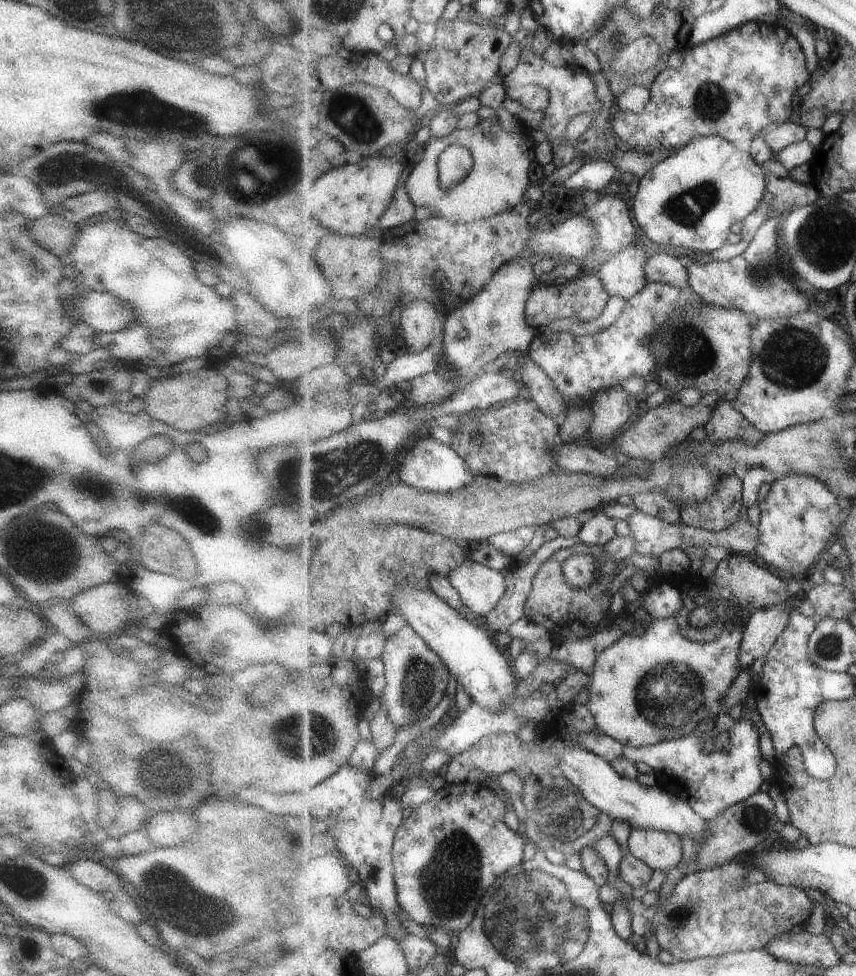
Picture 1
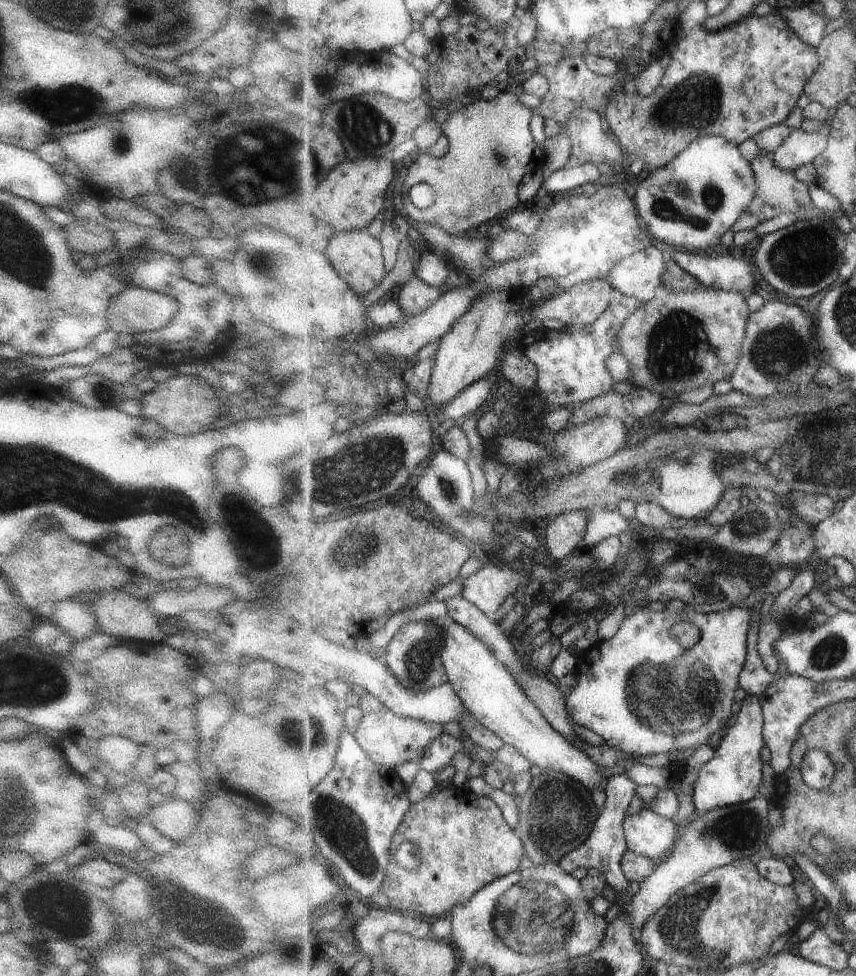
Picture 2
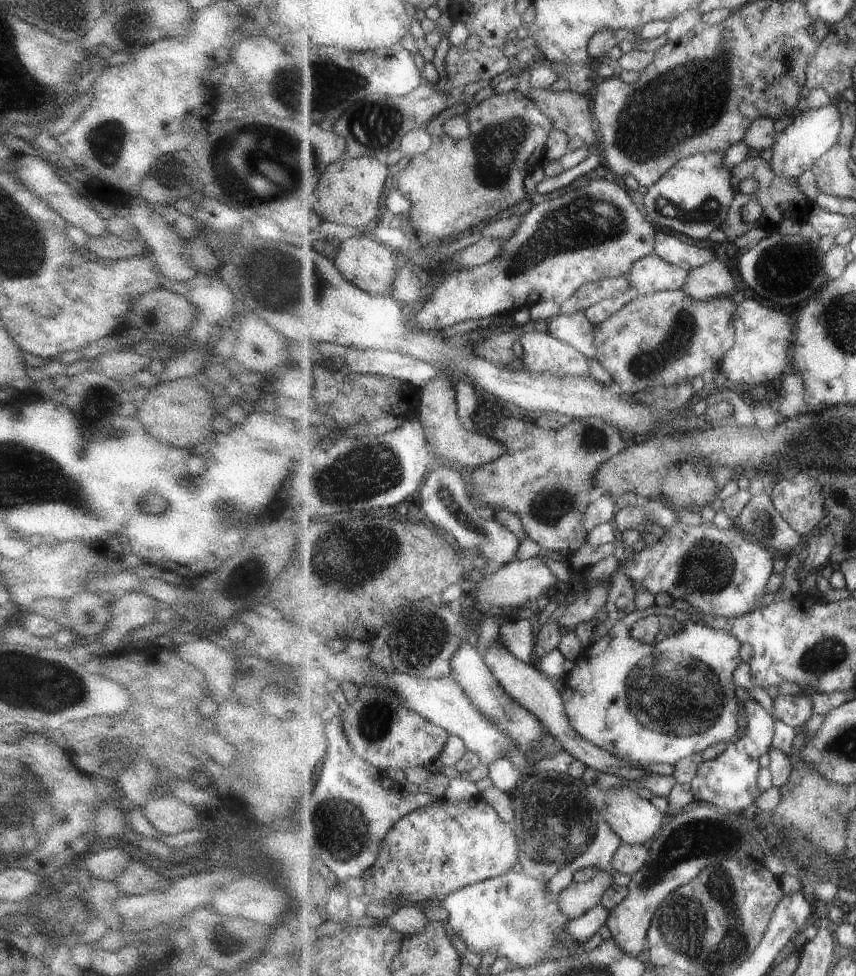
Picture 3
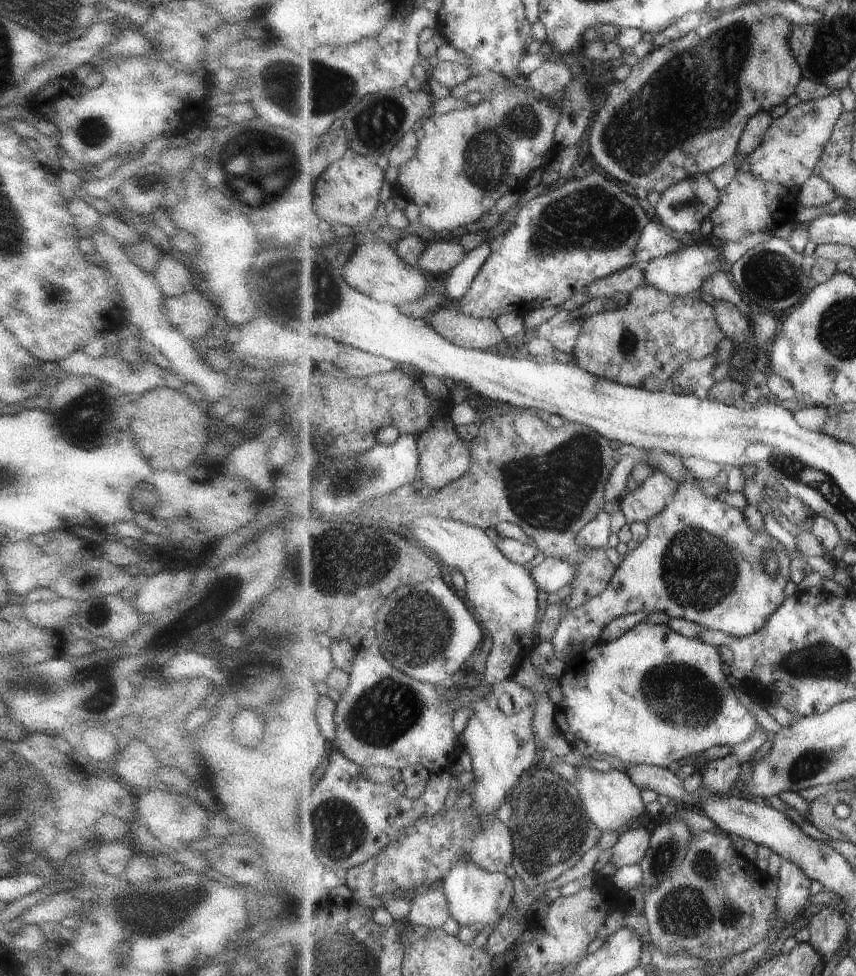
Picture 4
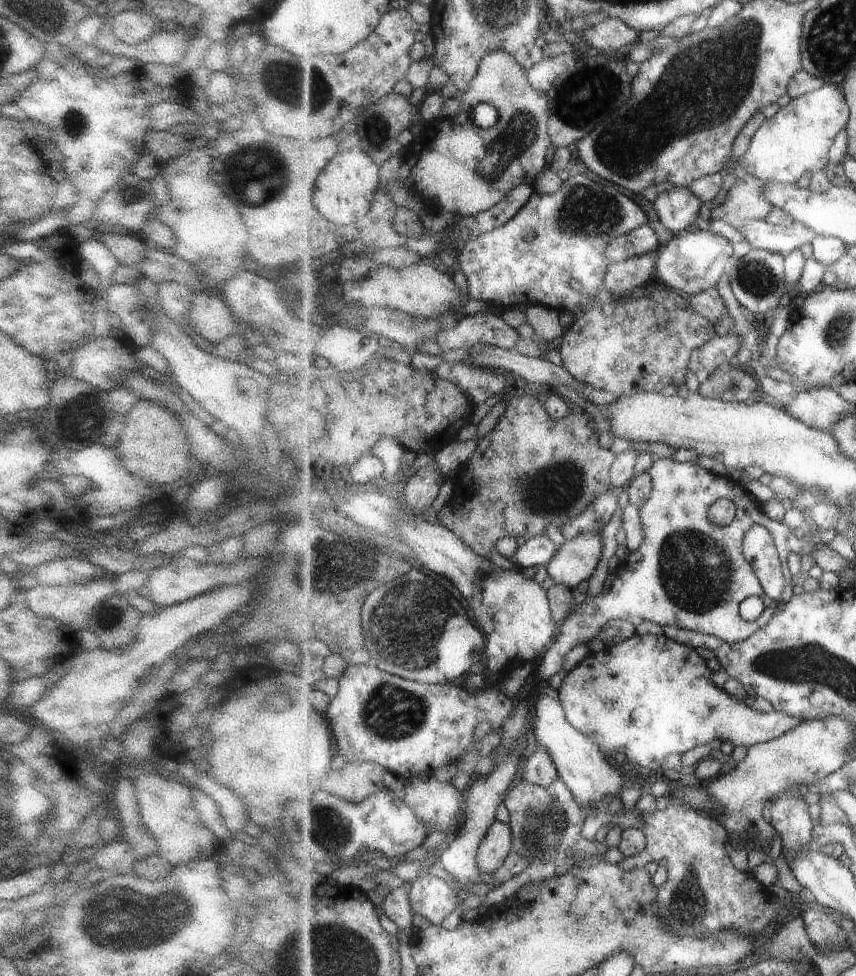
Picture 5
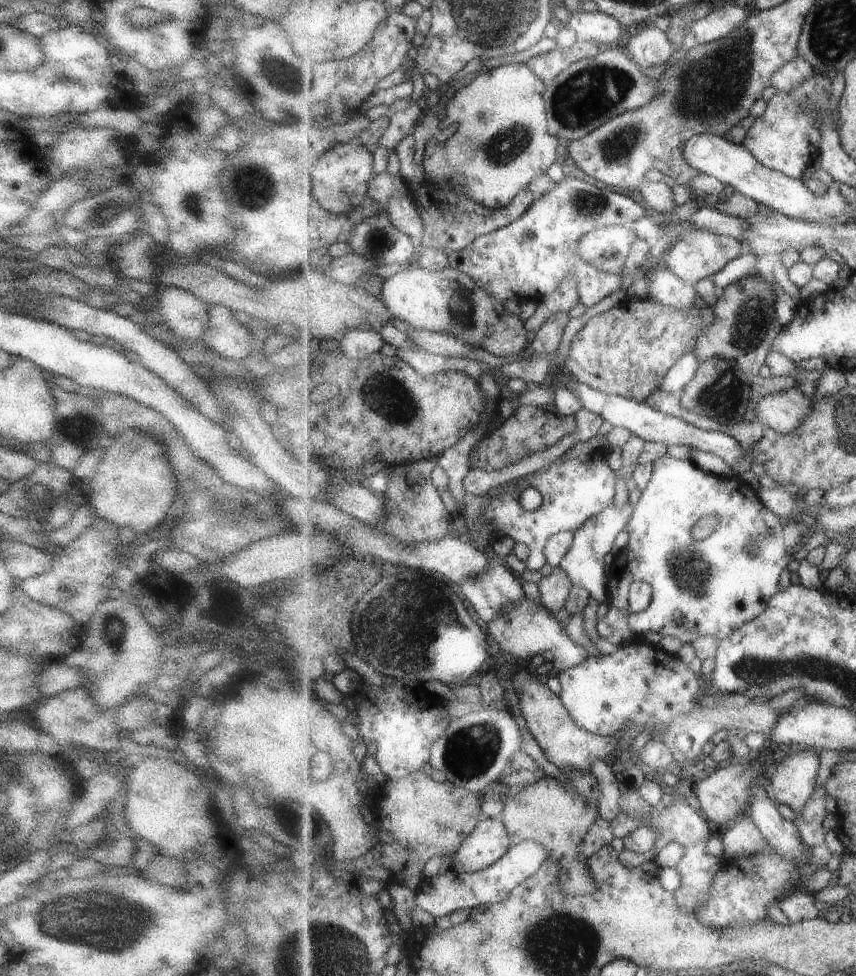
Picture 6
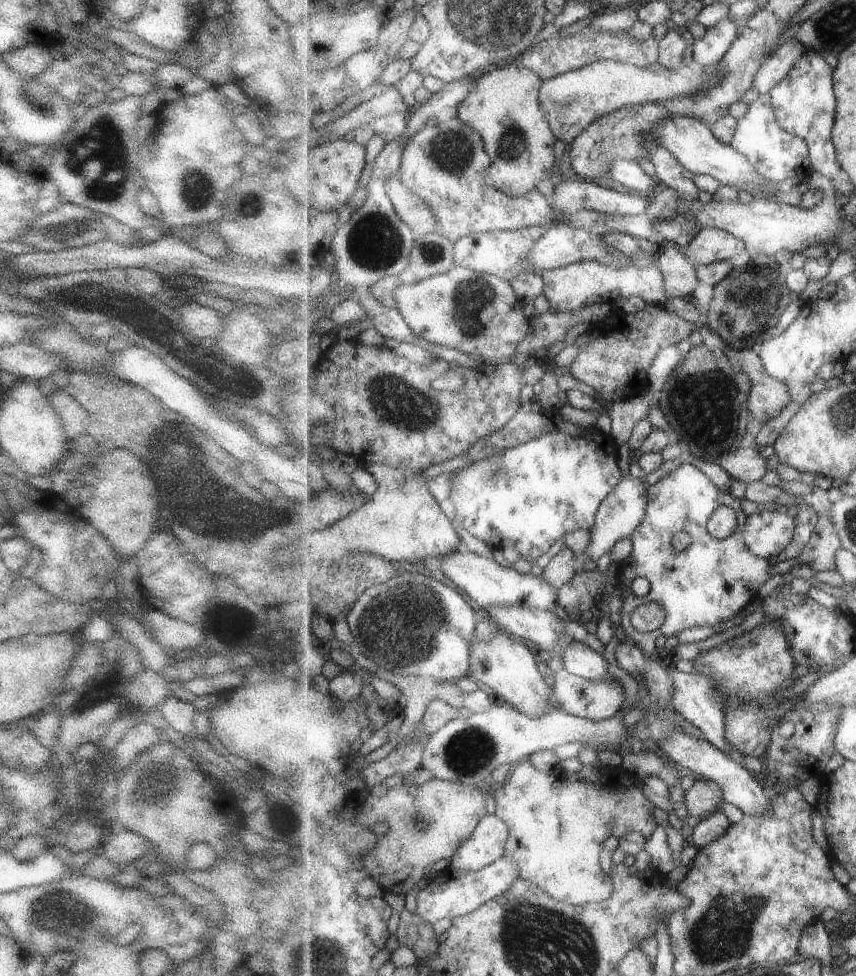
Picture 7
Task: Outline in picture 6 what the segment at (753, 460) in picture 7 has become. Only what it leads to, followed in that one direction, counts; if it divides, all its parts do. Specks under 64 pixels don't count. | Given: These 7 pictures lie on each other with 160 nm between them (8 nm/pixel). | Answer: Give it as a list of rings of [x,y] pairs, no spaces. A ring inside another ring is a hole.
[[[570,378],[567,384],[575,394],[578,394],[579,400],[583,403],[583,407],[600,416],[603,420],[609,422],[613,427],[621,426],[628,429],[633,435],[640,436],[646,441],[658,442],[667,446],[685,444],[699,450],[710,452],[724,459],[729,466],[737,464],[739,456],[741,456],[741,447],[739,442],[727,434],[717,434],[717,432],[709,432],[696,428],[691,424],[684,422],[679,417],[665,414],[658,411],[655,407],[642,406],[634,399],[623,398],[621,395],[610,395],[605,391],[591,388],[588,384],[580,383]]]

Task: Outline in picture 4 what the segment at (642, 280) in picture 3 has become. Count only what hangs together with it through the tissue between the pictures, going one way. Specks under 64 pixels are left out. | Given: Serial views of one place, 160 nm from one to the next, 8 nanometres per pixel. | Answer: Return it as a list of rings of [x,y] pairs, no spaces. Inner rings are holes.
[[[694,243],[691,246],[684,246],[679,252],[672,252],[664,257],[654,258],[649,262],[645,271],[645,282],[668,292],[672,295],[694,296],[699,294],[702,286],[712,279],[719,269],[724,268],[721,251],[715,248],[714,244]]]

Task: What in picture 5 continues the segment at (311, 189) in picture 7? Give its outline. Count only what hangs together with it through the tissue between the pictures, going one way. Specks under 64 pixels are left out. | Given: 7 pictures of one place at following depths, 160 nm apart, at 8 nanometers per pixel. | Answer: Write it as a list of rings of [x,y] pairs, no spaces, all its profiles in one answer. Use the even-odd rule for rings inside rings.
[[[360,147],[343,151],[333,157],[317,179],[315,206],[319,212],[338,225],[348,225],[366,217],[374,205],[374,196],[381,182],[380,167]]]

